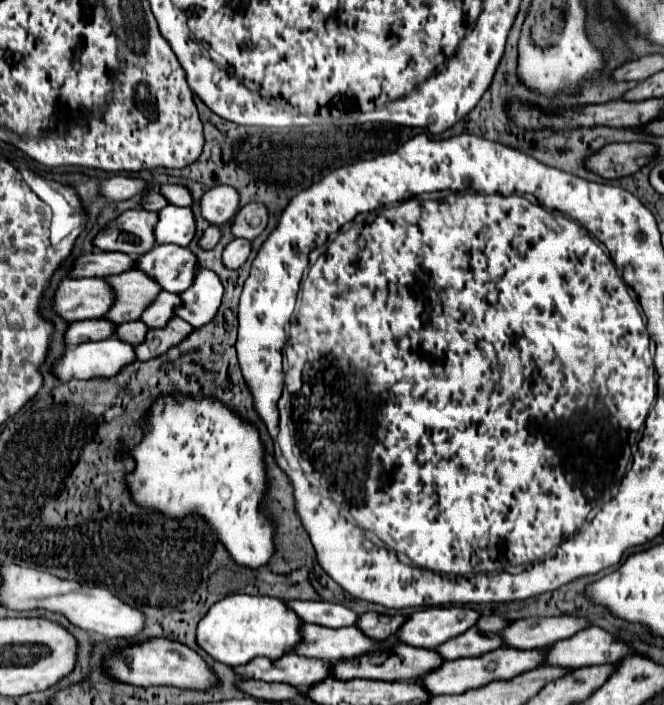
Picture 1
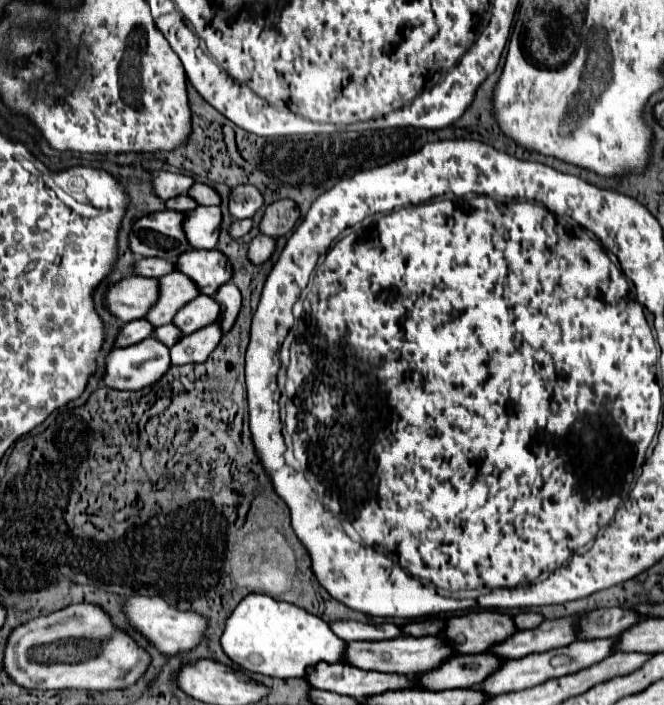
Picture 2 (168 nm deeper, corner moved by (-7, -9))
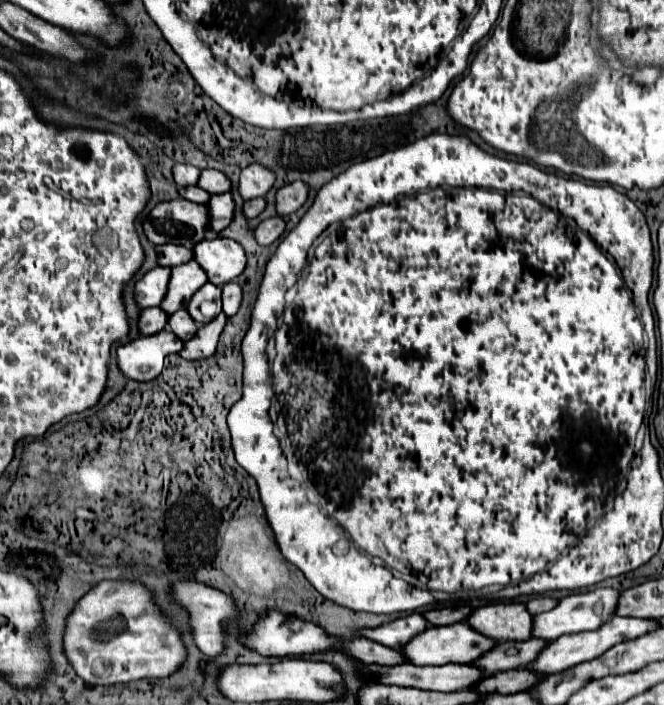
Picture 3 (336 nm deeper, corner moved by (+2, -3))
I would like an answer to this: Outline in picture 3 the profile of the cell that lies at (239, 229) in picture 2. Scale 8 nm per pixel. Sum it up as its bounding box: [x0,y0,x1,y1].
[243,197,265,219]

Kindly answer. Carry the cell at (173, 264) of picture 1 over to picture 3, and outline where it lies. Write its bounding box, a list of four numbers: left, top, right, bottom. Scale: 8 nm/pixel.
[193,237,245,285]

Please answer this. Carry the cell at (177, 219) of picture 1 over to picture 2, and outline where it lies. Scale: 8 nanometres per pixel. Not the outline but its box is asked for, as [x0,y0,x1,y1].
[184,207,220,249]

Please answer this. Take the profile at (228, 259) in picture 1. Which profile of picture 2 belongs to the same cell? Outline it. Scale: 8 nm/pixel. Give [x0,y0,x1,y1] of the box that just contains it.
[248,233,276,263]

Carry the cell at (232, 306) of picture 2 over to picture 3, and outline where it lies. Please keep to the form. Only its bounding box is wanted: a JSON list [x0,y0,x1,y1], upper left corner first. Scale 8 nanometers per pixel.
[223,281,241,317]

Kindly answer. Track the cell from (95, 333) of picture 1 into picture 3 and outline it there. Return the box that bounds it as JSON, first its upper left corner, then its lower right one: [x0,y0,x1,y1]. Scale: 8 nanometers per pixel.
[137,307,167,335]

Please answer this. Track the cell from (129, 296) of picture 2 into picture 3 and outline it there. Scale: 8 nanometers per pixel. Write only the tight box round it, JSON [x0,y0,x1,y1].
[135,267,169,309]

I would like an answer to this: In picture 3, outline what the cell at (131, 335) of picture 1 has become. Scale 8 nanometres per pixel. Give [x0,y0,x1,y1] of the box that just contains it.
[167,309,195,341]

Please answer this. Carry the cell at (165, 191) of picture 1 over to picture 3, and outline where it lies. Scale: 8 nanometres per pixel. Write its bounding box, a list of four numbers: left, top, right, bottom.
[197,169,231,195]

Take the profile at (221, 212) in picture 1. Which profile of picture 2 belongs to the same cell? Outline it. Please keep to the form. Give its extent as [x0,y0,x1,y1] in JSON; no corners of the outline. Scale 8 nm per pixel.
[230,185,264,219]

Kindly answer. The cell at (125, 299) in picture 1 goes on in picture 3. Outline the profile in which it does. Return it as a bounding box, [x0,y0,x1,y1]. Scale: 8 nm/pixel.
[159,261,207,315]

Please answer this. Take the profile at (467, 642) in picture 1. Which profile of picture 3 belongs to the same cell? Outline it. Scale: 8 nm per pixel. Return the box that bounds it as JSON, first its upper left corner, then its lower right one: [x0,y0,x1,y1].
[531,589,619,641]

